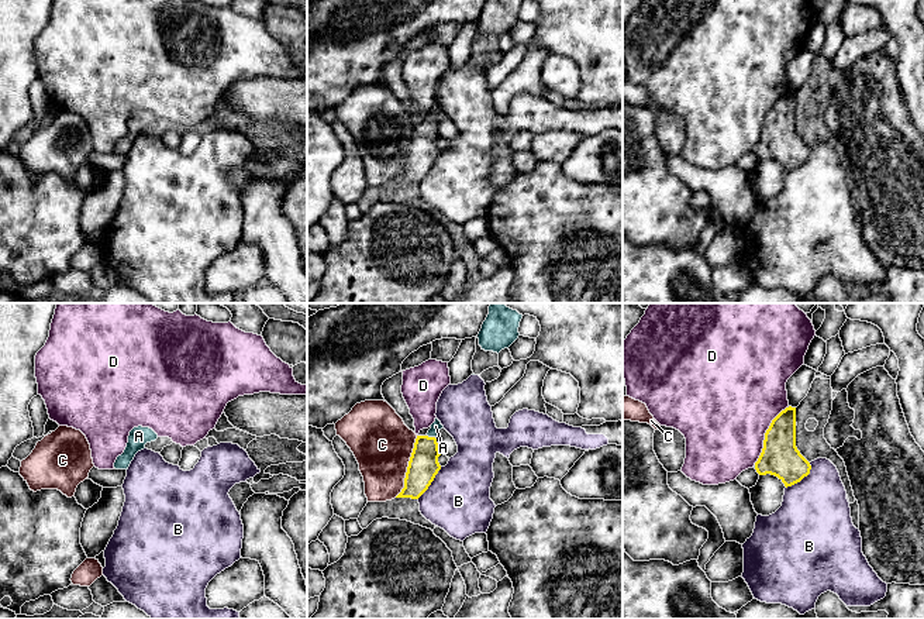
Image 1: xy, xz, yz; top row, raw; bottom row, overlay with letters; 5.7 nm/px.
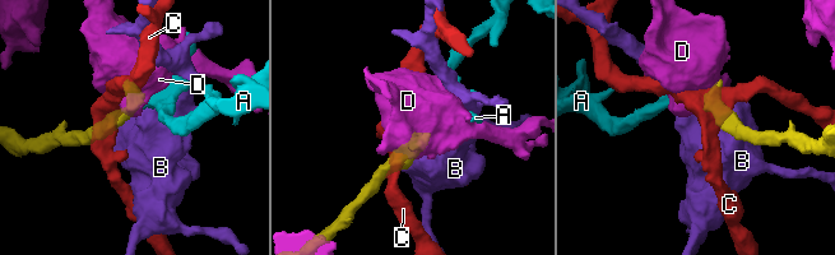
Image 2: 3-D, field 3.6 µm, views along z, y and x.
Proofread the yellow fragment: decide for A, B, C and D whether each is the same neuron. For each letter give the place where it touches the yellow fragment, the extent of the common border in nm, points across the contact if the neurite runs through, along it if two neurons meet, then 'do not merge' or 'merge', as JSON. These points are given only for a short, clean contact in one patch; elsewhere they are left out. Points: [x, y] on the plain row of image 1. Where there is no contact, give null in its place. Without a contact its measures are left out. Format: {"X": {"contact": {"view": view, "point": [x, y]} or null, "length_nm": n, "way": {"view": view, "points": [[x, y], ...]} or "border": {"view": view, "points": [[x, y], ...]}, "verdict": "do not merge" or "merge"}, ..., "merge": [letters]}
{"A": {"contact": {"view": "xz", "point": [431, 121]}, "length_nm": 50, "way": {"view": "xz", "points": [[423, 151], [426, 130], [431, 121], [435, 110]]}, "verdict": "merge"}, "B": {"contact": {"view": "yz", "point": [802, 162]}, "length_nm": 200, "verdict": "do not merge"}, "C": {"contact": {"view": "xz", "point": [407, 151]}, "length_nm": 380, "verdict": "do not merge"}, "D": {"contact": {"view": "yz", "point": [765, 119]}, "length_nm": 400, "border": {"view": "yz", "points": [[789, 90], [772, 105], [765, 117], [762, 136], [754, 148]]}, "verdict": "do not merge"}, "merge": ["A"]}

